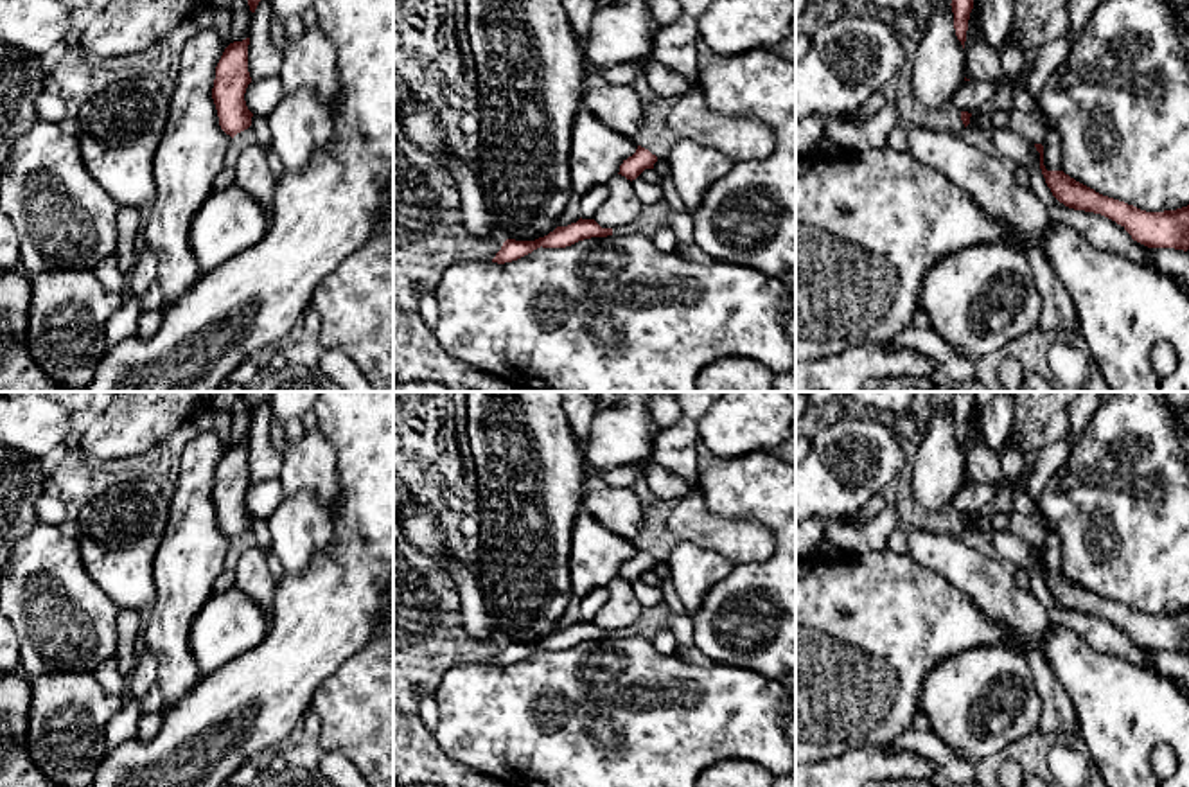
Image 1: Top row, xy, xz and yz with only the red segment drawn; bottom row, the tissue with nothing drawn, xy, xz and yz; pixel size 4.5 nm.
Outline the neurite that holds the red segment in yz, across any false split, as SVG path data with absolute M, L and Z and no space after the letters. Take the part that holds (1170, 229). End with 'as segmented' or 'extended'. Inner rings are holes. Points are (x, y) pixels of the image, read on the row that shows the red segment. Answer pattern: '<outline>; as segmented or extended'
M1035 144L1035 147L1040 153L1040 169L1047 187L1065 207L1105 216L1121 225L1133 241L1148 248L1189 250L1189 205L1164 212L1141 210L1096 192L1063 171L1047 171L1044 165L1044 146Z; as segmented

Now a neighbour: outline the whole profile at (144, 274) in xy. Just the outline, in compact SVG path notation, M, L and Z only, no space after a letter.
M145 244L137 253L137 262L133 271L128 277L128 291L144 298L151 284L158 275L158 261L153 250Z

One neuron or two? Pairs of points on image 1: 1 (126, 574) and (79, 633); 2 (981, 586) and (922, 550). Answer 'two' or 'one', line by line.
1: two
2: one

